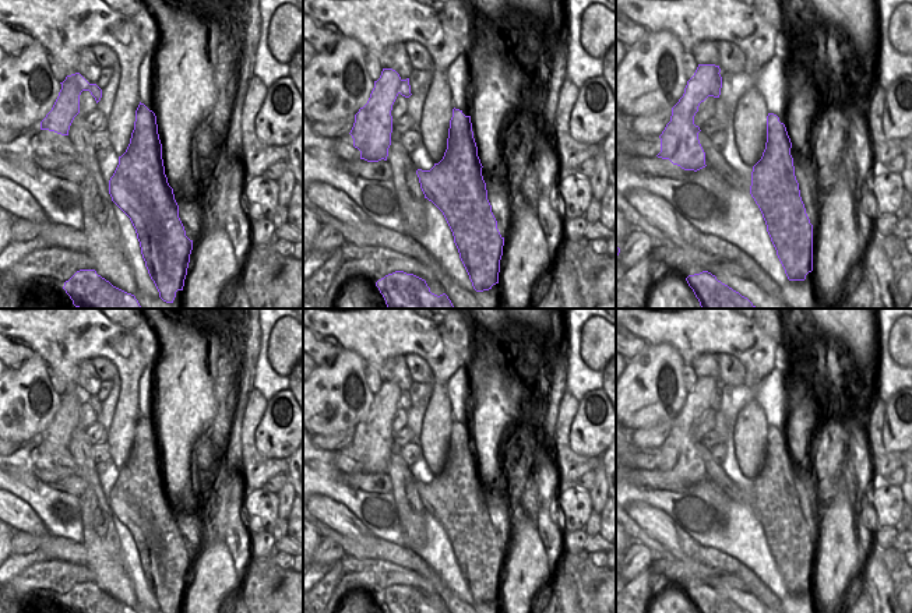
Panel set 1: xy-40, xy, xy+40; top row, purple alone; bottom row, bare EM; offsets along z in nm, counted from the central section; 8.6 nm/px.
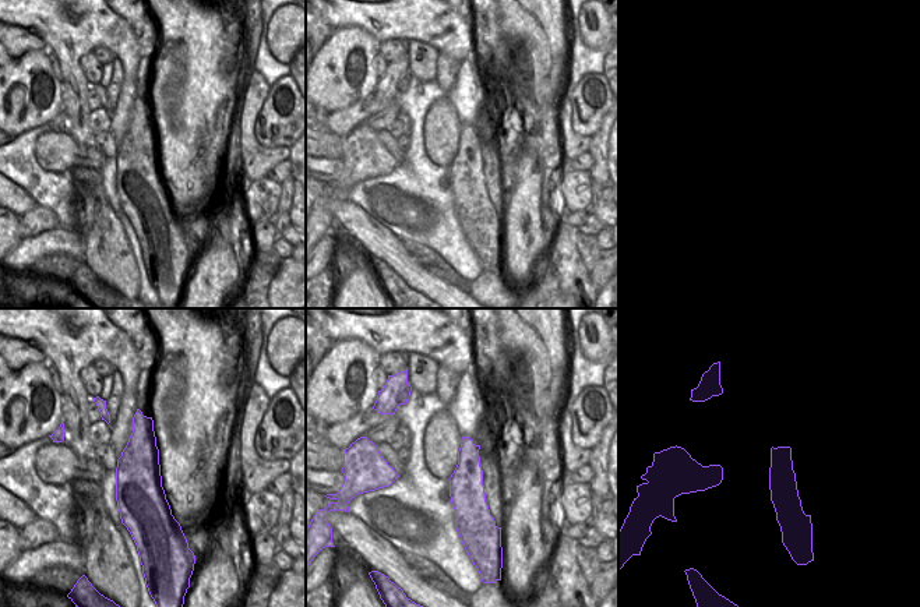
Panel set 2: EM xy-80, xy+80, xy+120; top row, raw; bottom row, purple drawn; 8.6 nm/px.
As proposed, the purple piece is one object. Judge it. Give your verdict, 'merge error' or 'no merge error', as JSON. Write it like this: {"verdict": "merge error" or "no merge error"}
{"verdict": "merge error"}

